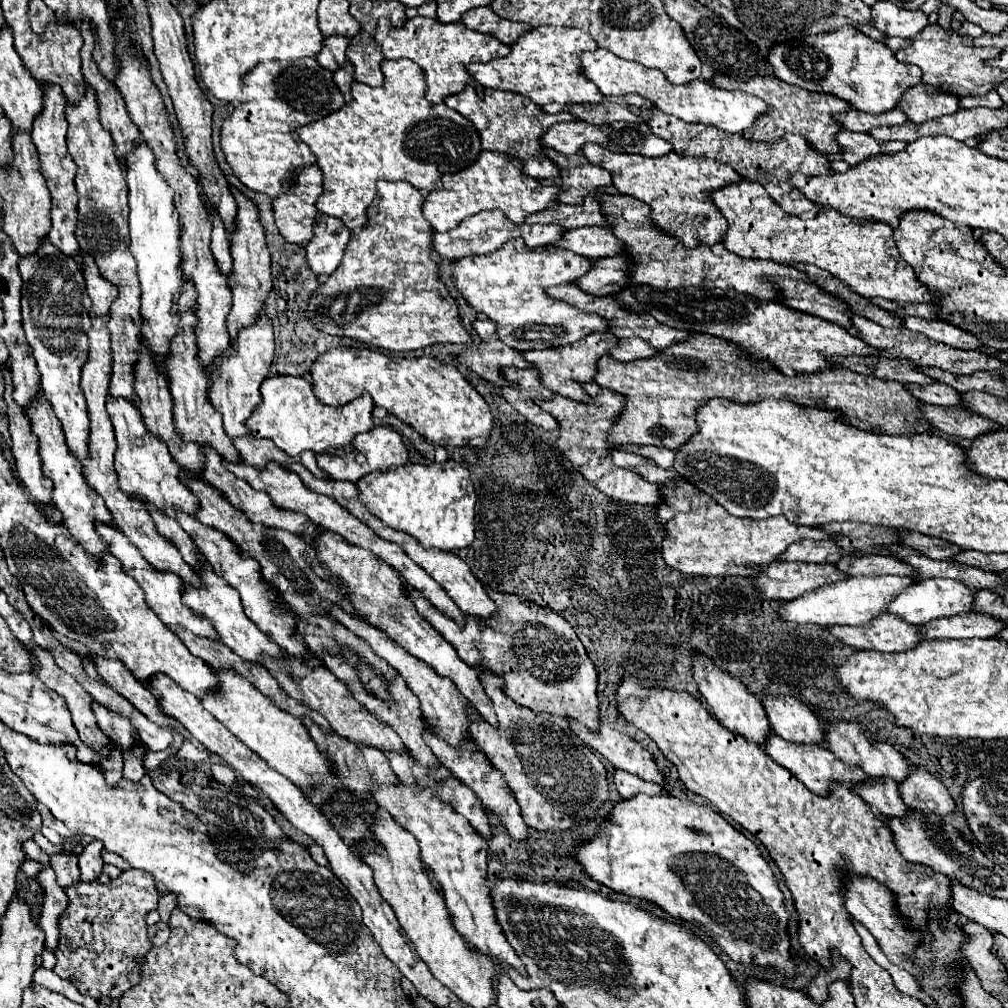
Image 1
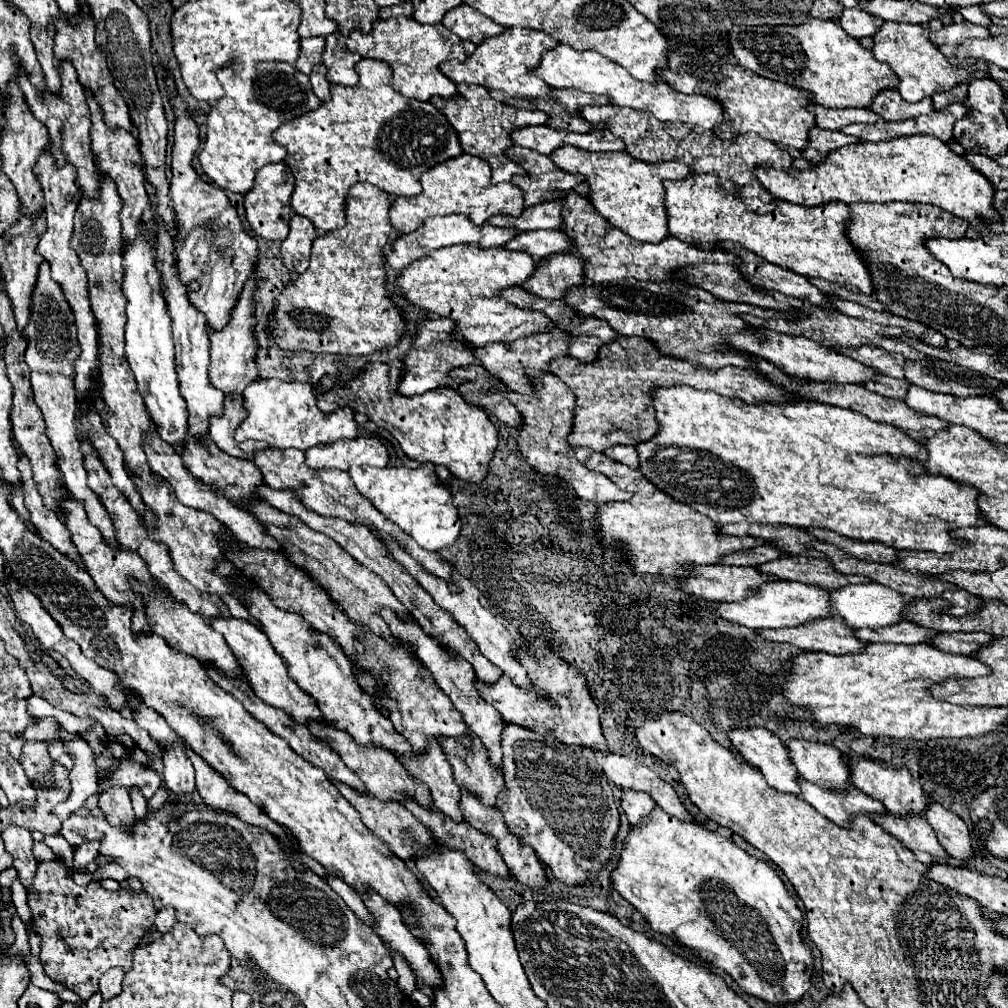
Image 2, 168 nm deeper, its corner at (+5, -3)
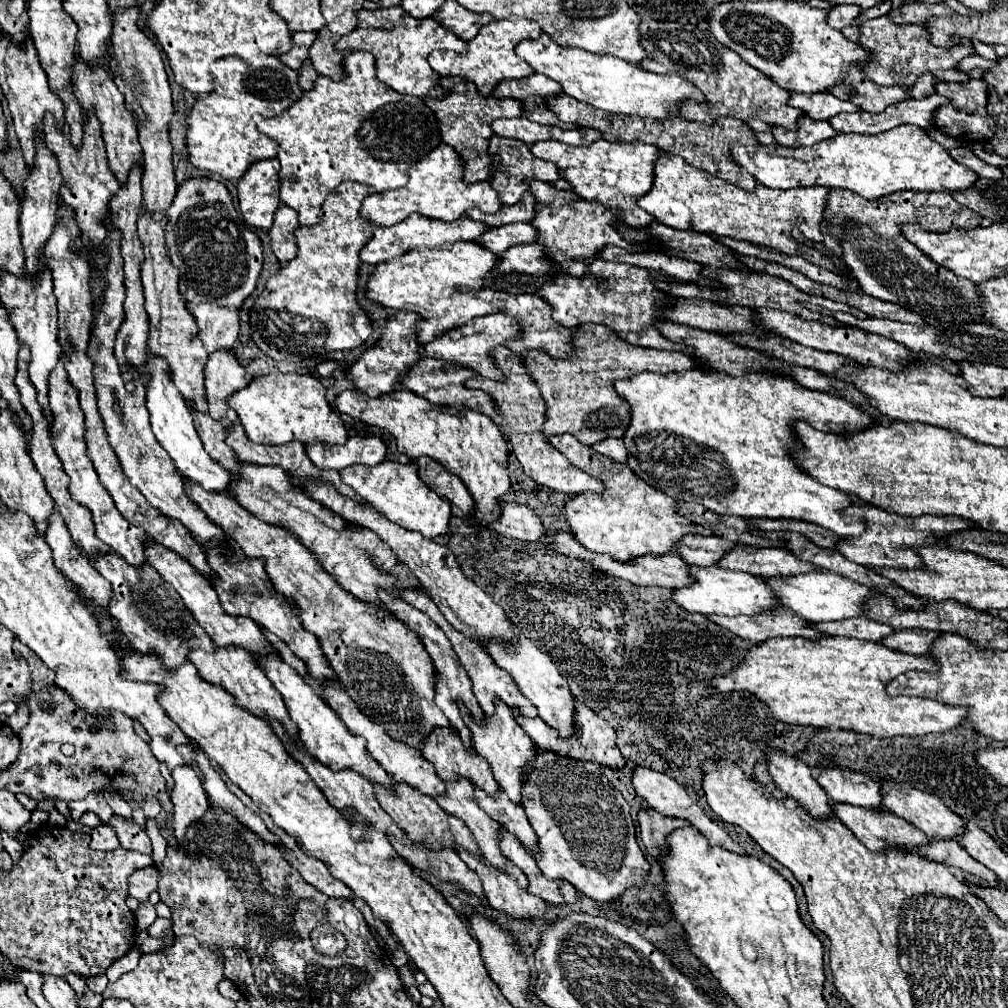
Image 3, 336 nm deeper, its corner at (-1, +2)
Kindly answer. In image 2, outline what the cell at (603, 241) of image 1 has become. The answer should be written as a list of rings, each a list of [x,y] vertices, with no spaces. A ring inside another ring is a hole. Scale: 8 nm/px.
[[[531,230],[521,232],[515,240],[507,242],[505,248],[527,252],[533,258],[547,258],[559,252],[571,252],[571,240],[563,236],[563,230]]]

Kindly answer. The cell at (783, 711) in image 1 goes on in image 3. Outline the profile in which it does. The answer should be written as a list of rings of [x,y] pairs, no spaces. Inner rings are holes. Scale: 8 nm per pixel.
[[[821,767],[819,785],[825,789],[833,803],[847,803],[859,805],[865,809],[883,809],[883,799],[879,791],[879,783],[875,783],[869,775],[863,773],[849,773],[839,767]]]

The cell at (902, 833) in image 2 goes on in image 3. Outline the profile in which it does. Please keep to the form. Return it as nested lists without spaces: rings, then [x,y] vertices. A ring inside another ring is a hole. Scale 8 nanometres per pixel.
[[[949,839],[949,841],[931,841],[927,847],[921,847],[917,851],[921,857],[935,861],[935,863],[943,863],[947,867],[957,867],[965,873],[971,873],[983,881],[987,881],[989,885],[997,885],[999,879],[997,875],[993,875],[993,871],[985,869],[979,861],[975,861],[957,841]]]

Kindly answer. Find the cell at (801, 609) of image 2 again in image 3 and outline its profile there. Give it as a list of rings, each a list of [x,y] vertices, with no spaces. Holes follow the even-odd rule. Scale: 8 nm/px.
[[[689,565],[689,575],[691,575],[693,583],[687,587],[673,589],[673,593],[671,593],[671,599],[687,611],[695,611],[695,613],[703,613],[703,615],[711,615],[711,613],[717,613],[717,615],[757,615],[761,611],[769,611],[769,609],[779,607],[775,595],[769,591],[769,587],[763,583],[763,579],[757,579],[749,573],[729,571],[729,569],[723,569],[717,565],[711,565],[711,567]]]

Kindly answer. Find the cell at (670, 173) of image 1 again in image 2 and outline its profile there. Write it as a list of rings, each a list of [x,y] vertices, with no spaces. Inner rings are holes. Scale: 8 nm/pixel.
[[[563,146],[551,154],[551,160],[565,172],[583,174],[591,186],[589,200],[595,210],[615,228],[621,228],[631,238],[659,244],[669,236],[667,210],[663,210],[663,180],[683,180],[695,172],[683,162],[643,162],[627,152],[587,152],[575,146]]]

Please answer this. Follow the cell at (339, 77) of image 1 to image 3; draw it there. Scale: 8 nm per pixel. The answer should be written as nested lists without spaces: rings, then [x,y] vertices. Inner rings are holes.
[[[303,63],[303,67],[299,69],[299,83],[301,83],[301,89],[303,91],[309,91],[313,87],[313,81],[317,79],[317,71],[313,71],[311,63]]]

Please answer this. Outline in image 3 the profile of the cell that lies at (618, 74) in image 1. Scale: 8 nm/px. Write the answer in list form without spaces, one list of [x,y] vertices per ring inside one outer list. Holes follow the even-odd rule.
[[[543,33],[537,39],[517,43],[515,53],[517,57],[525,59],[533,67],[533,71],[543,73],[555,83],[559,83],[565,95],[589,103],[607,113],[637,115],[641,119],[663,119],[677,117],[679,105],[685,99],[705,101],[701,91],[697,91],[695,85],[691,85],[687,79],[679,75],[657,75],[643,71],[637,65],[625,63],[613,55],[589,53],[585,49],[567,49],[557,45],[547,33]]]

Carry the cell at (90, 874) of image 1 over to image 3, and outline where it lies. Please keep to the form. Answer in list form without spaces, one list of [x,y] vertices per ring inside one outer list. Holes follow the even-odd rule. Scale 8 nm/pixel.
[[[101,825],[101,827],[95,827],[91,831],[91,849],[95,851],[113,851],[119,847],[119,839],[113,831],[113,827],[107,827],[107,825]]]

